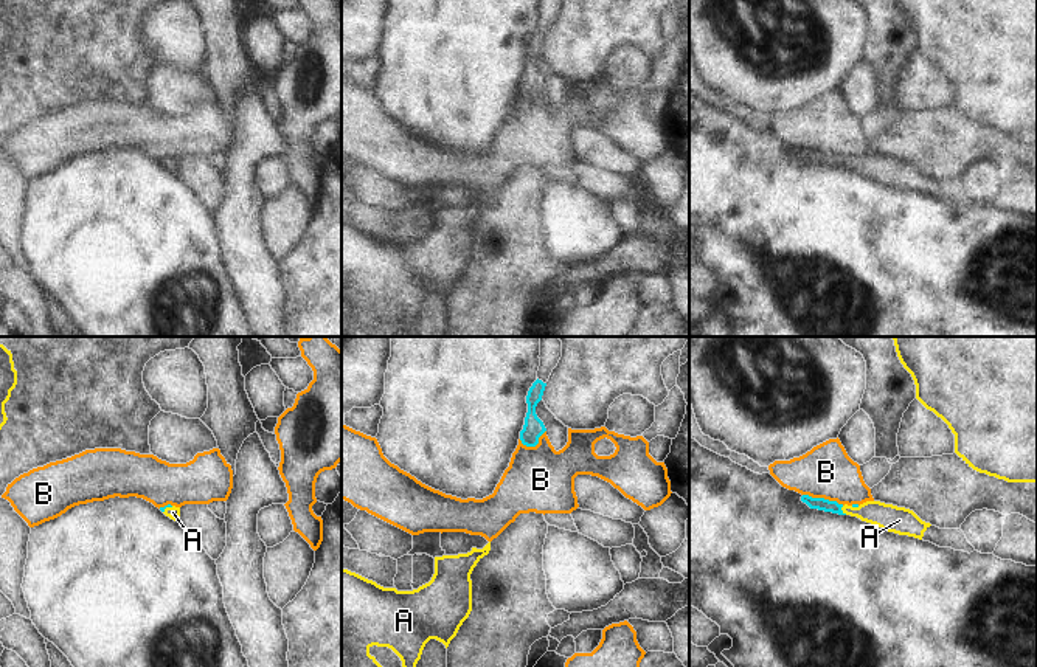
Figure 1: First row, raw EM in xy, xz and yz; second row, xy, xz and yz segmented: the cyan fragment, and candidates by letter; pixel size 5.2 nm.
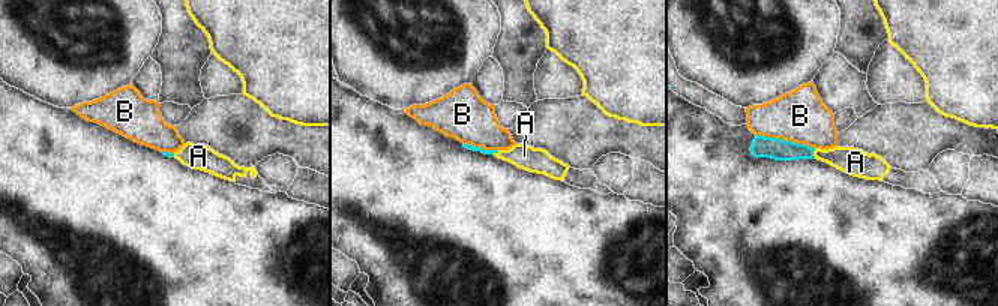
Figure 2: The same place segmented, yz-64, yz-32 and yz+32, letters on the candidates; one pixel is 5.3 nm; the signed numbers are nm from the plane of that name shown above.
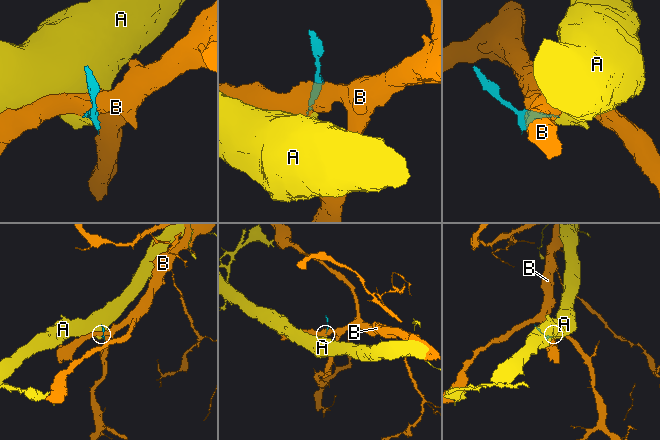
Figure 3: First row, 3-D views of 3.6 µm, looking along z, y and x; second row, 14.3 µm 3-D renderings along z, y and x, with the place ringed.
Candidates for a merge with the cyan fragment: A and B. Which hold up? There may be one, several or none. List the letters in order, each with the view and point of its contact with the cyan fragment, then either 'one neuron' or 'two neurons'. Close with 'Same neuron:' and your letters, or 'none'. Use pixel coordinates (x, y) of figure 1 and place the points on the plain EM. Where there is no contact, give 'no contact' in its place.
A: meets cyan in yz at (842, 163); one neuron
B: meets cyan in yz at (823, 151); two neurons
Same neuron: A

